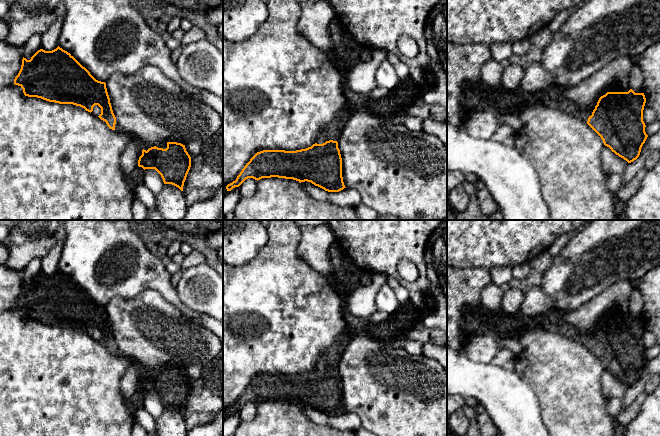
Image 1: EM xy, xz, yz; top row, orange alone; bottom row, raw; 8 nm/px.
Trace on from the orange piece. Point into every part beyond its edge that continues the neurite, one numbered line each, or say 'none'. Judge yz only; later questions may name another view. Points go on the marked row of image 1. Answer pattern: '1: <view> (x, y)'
1: yz (584, 114)

